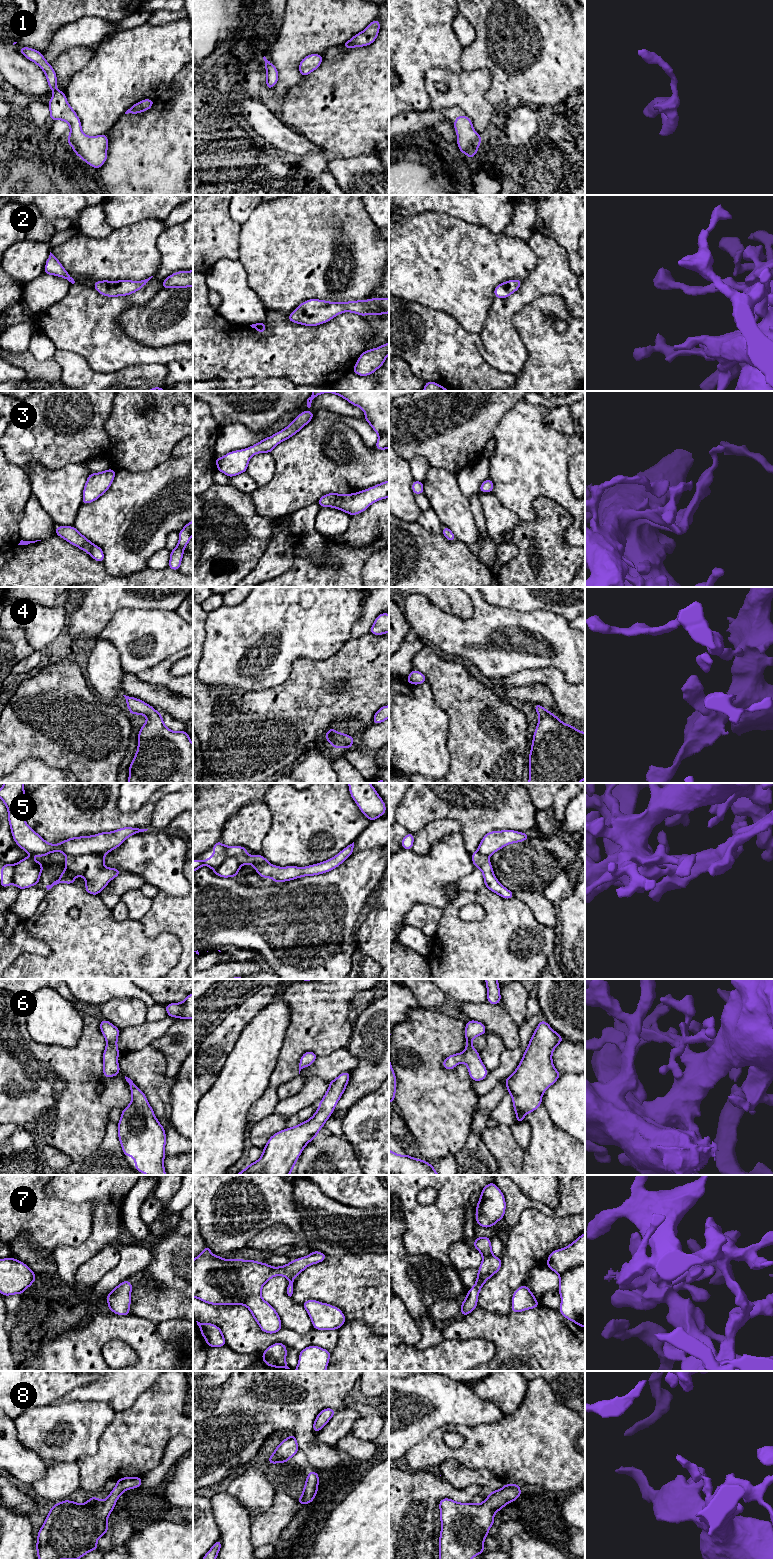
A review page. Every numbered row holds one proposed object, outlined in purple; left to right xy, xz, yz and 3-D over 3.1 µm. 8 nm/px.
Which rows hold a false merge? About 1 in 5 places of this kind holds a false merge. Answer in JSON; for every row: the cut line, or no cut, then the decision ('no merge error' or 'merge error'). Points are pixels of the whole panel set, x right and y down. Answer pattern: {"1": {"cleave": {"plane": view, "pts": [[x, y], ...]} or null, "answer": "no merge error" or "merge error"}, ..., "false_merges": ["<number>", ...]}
{"1": {"cleave": null, "answer": "no merge error"}, "2": {"cleave": null, "answer": "no merge error"}, "3": {"cleave": null, "answer": "no merge error"}, "4": {"cleave": null, "answer": "no merge error"}, "5": {"cleave": null, "answer": "no merge error"}, "6": {"cleave": null, "answer": "no merge error"}, "7": {"cleave": null, "answer": "no merge error"}, "8": {"cleave": null, "answer": "no merge error"}, "false_merges": []}

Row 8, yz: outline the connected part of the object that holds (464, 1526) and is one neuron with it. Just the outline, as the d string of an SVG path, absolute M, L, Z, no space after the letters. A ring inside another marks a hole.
M504 1484L481 1504L440 1500L439 1559L472 1559L484 1552L484 1539L494 1525L494 1515L522 1495L519 1484Z

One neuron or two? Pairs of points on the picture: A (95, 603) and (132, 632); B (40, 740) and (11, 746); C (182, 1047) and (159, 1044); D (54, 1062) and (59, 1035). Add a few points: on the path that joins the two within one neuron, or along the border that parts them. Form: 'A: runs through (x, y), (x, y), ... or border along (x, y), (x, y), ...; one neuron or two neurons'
A: border along (135, 608), (119, 609), (98, 634); two neurons
B: runs through (33, 740), (18, 740); one neuron
C: runs through (176, 1045), (165, 1044); one neuron
D: border along (79, 1038), (70, 1047), (45, 1045), (34, 1040); two neurons

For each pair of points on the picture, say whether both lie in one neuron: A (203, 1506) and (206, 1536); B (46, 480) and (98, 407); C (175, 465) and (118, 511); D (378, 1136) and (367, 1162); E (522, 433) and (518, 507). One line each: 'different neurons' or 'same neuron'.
A: same neuron
B: different neurons
C: same neuron
D: same neuron
E: same neuron

